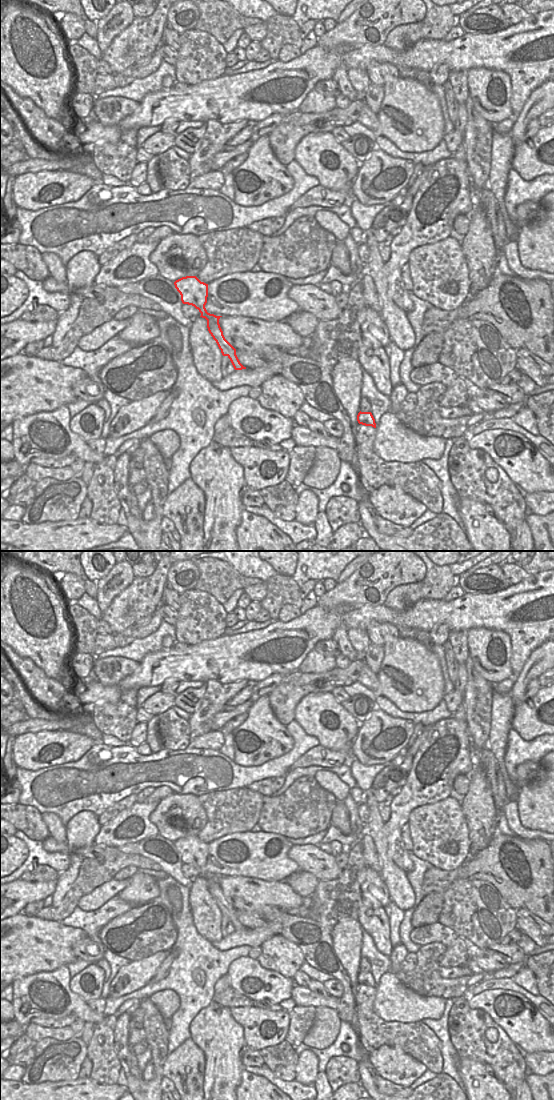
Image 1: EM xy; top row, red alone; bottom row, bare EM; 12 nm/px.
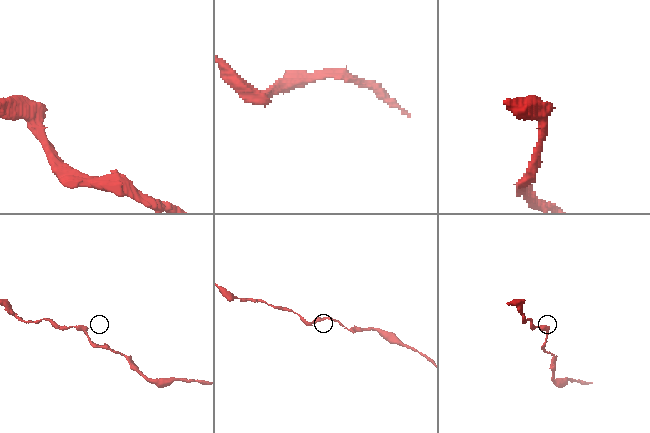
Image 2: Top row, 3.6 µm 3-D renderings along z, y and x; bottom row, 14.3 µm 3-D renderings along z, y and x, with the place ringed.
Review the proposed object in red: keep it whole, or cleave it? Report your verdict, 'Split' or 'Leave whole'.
Leave whole

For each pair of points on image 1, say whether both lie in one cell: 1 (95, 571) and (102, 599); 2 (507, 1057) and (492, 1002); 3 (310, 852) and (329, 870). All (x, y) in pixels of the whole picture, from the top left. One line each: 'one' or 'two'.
1: two
2: two
3: one

